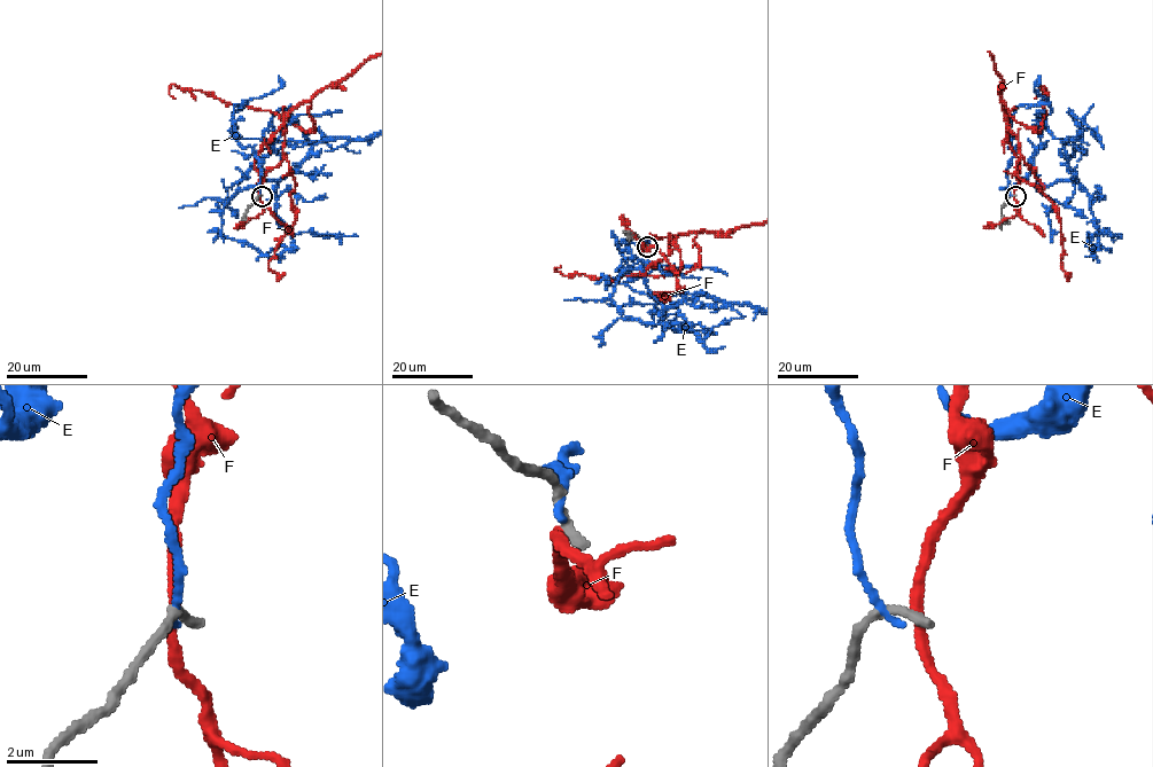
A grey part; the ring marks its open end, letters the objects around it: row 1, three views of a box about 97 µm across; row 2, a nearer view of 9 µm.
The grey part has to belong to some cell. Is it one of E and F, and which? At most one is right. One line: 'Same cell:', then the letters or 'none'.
Same cell: none

